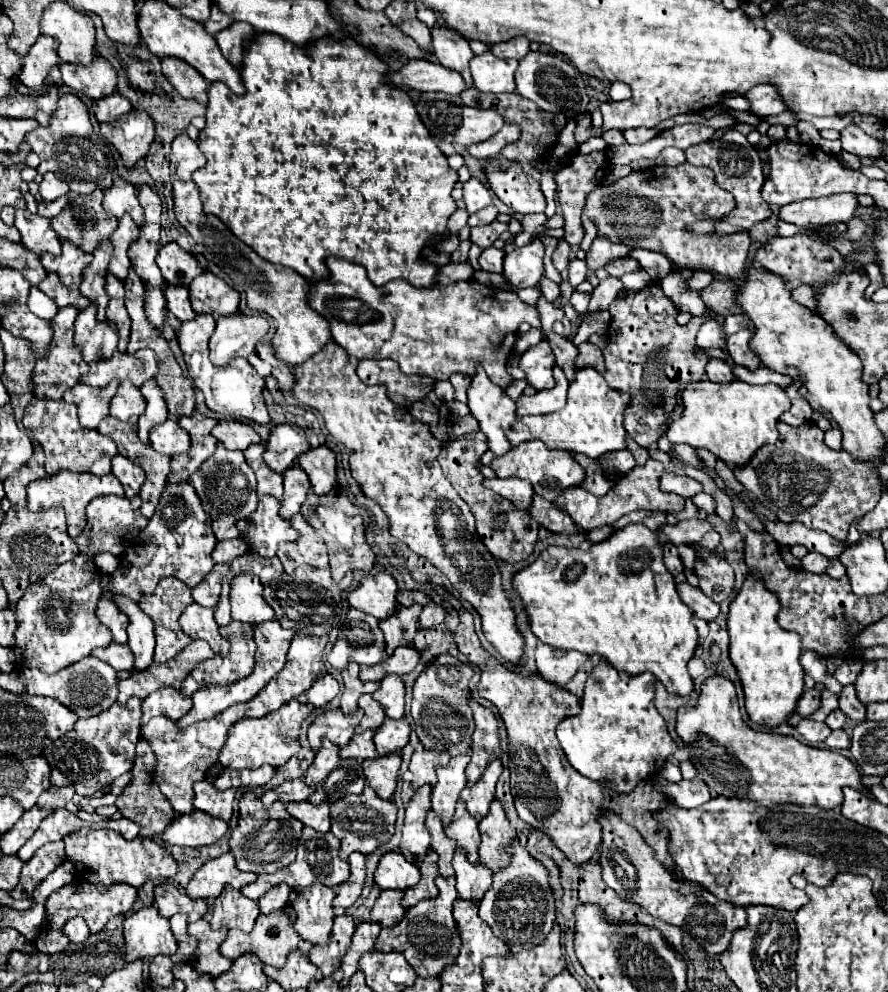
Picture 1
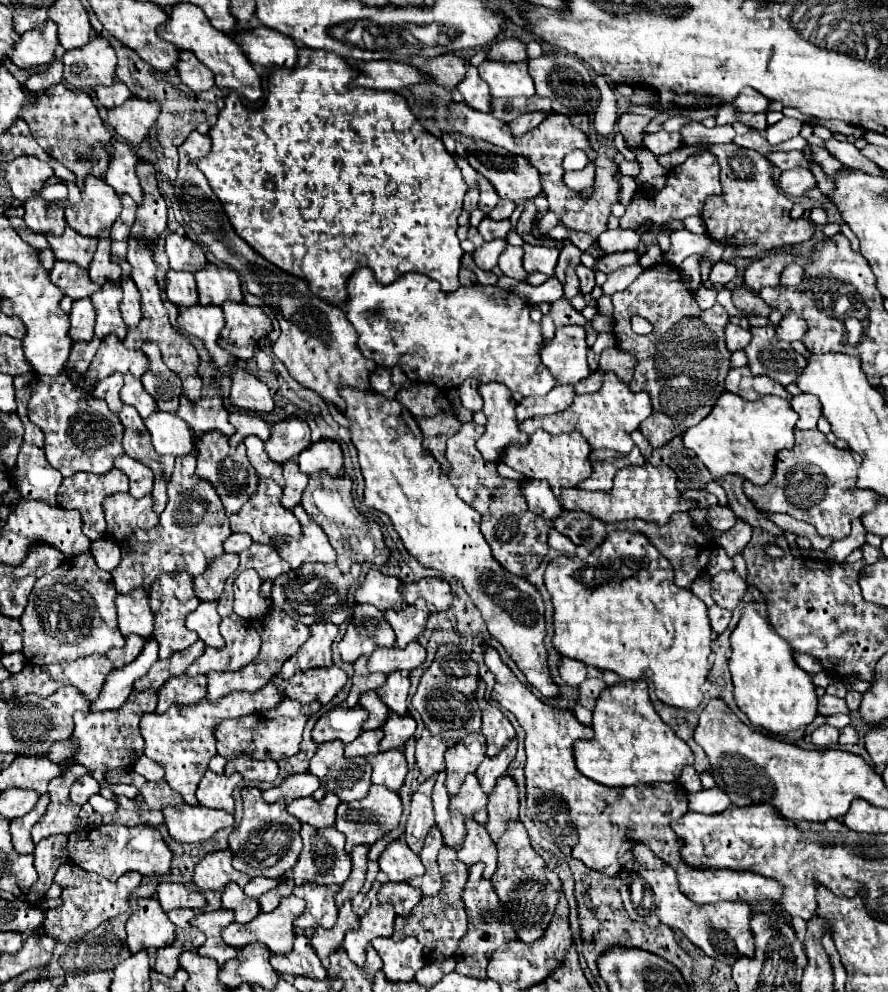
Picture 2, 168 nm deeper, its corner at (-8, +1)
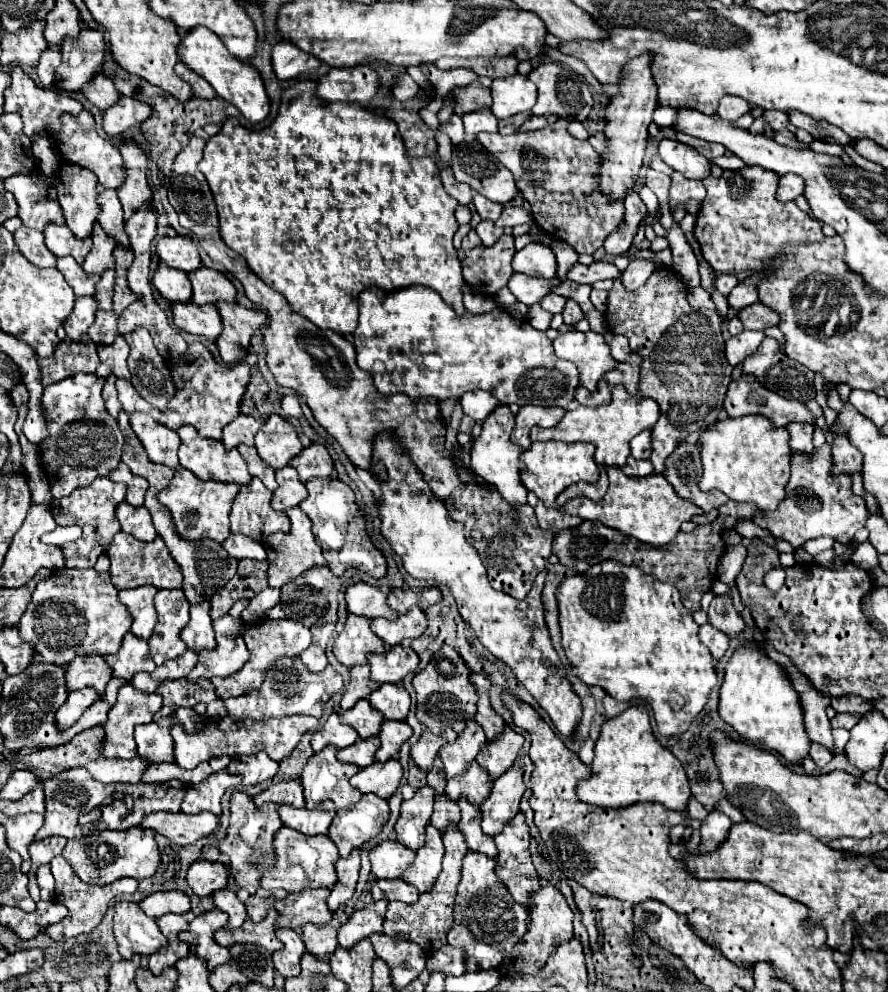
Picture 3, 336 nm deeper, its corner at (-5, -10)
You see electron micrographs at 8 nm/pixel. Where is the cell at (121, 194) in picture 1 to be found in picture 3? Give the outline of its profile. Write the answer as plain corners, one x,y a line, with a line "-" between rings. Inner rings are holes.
82,110
78,116
64,114
62,122
64,122
64,126
62,126
62,132
58,132
56,142
58,142
58,148
64,156
64,160
92,170
98,176
98,192
104,192
110,188
118,190
122,180
126,180
126,168
122,164
122,156
120,156
116,146
112,146
108,140
98,136
98,132
94,128
92,114
88,110

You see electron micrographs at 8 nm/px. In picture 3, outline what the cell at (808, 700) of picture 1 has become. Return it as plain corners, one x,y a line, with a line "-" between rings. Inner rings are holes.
836,714
832,718
832,728
844,728
844,730
852,730
852,726
860,720
860,714

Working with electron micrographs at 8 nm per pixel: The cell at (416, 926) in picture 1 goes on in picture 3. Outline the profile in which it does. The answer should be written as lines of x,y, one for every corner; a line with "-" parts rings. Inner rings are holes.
450,826
444,834
444,860
442,860
442,872
438,880
434,882
434,888
430,892
420,894
420,900
416,904
402,904
402,902
390,902
386,910
386,920
384,920
384,934
390,938
400,938
400,940
414,940
426,954
436,952
442,948
446,942
446,932
454,924
452,916
452,906
454,906
454,896
456,896
456,886
462,876
462,856
466,856
468,846
464,842
464,836
456,826

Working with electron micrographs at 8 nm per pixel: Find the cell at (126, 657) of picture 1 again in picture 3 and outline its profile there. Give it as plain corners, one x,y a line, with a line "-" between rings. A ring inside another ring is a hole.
130,632
124,636
118,654
108,654
104,660
114,670
114,676
126,678
126,680
132,680
136,672
154,672
156,668
148,652
148,642
138,640

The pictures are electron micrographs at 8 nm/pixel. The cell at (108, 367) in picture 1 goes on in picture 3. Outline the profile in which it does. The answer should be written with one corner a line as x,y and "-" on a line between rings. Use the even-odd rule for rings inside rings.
118,334
112,344
98,344
98,356
100,356
100,364
96,368
96,374
100,378
114,374
116,378
130,380
130,370
126,364
128,344
126,344
124,336

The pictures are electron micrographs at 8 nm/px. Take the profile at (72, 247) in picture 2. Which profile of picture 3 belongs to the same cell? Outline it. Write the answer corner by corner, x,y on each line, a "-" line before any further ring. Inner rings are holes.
48,224
44,230
44,242
54,256
72,256
78,264
84,262
86,254
92,248
92,240
78,240
66,226

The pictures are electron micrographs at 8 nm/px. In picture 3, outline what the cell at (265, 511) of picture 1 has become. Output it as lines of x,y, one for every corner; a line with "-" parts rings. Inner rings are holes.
252,478
250,486
240,488
230,514
232,534
244,534
260,544
266,544
274,532
290,532
290,520
286,512
276,512
270,506
272,492
258,480

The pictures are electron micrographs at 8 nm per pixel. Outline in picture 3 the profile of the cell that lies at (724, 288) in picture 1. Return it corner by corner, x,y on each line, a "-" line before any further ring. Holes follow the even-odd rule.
762,302
742,308
742,312
738,312
738,318
742,320
746,330
764,330
764,328
776,326
780,322
778,314
770,308
766,308

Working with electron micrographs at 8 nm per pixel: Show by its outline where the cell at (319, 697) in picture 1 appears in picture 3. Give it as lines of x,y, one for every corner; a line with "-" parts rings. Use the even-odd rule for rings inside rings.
282,658
282,660
278,660
278,664
274,668
270,668
266,672
260,692
254,690
250,694
244,694
238,698
228,698
224,704
226,704
228,714
234,718
260,720
260,718
280,718
280,716
288,716
288,714
308,714
308,716
320,718
324,704
330,700
330,696
334,692
340,692
342,686
344,686
342,676
330,664
326,666
326,670
312,674
304,668
300,658

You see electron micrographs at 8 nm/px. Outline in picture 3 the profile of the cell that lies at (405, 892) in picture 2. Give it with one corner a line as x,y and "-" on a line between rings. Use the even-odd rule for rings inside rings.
402,878
398,880
376,880
372,886
372,900
400,900
406,904
418,902
418,890
406,884

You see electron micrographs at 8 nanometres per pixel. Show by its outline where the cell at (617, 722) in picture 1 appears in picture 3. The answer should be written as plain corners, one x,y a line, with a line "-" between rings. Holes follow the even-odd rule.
638,704
602,724
594,746
592,774
590,778
578,782
576,796
602,808
622,808
634,802
660,802
672,810
686,812
690,788
686,772
682,772
682,764
678,764
670,750
656,740
650,728
648,710

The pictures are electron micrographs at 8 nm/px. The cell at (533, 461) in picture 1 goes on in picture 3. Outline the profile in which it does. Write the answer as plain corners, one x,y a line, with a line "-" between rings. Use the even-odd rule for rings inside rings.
534,442
522,456
524,470
520,472
522,484
532,490
546,508
554,508
554,500
570,484
596,482
598,466
594,462
594,444
566,444
566,442

